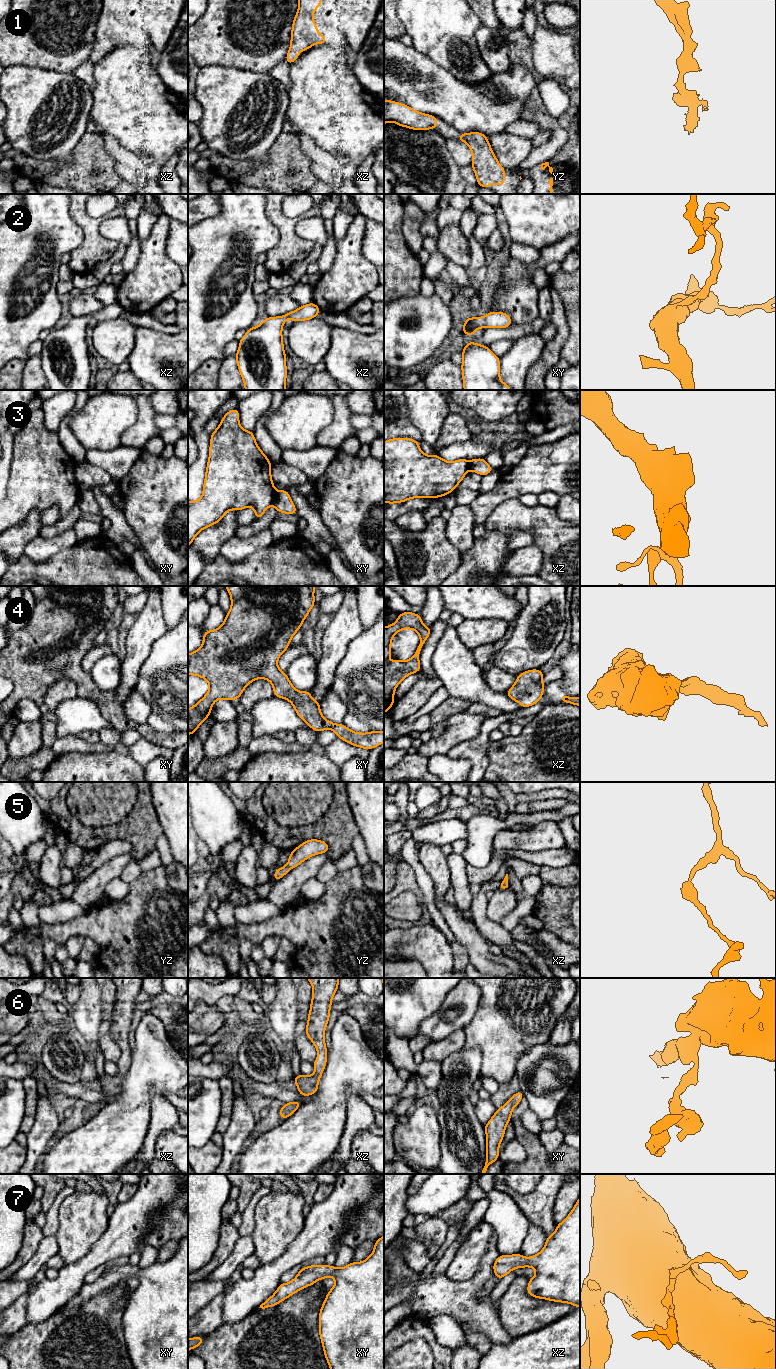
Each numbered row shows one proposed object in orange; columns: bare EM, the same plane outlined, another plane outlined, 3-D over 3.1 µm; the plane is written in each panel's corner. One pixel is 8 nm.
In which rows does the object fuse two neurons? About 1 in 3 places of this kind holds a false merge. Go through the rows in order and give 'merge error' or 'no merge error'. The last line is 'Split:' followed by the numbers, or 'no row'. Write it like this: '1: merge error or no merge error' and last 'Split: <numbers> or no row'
1: no merge error
2: no merge error
3: merge error
4: no merge error
5: no merge error
6: no merge error
7: no merge error
Split: 3

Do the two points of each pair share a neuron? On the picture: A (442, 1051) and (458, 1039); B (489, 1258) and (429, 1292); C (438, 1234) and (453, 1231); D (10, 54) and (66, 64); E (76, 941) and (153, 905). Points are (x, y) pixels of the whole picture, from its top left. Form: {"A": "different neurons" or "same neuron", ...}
{"A": "same neuron", "B": "same neuron", "C": "different neurons", "D": "same neuron", "E": "different neurons"}

